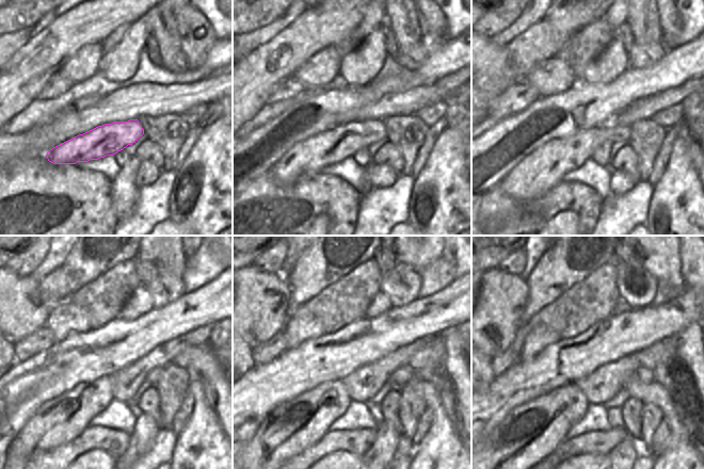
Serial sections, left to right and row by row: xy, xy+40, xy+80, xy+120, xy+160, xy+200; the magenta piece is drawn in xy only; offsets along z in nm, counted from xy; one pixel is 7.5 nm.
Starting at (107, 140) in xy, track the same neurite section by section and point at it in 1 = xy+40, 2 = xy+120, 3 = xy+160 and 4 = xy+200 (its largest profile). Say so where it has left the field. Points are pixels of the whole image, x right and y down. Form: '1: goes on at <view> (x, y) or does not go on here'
1: goes on at xy+40 (312, 156)
2: goes on at xy+120 (57, 421)
3: goes on at xy+160 (292, 426)
4: goes on at xy+200 (530, 432)

